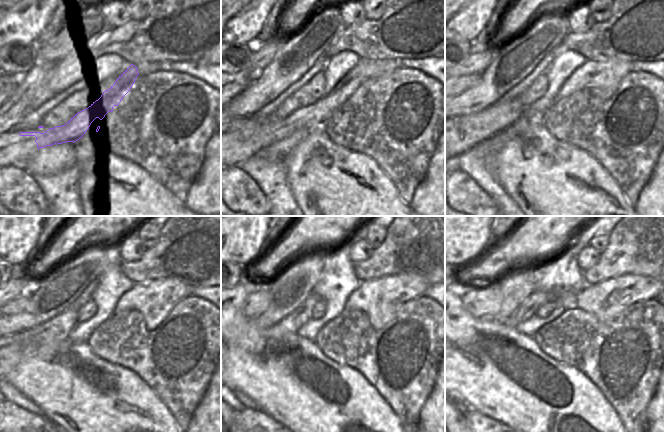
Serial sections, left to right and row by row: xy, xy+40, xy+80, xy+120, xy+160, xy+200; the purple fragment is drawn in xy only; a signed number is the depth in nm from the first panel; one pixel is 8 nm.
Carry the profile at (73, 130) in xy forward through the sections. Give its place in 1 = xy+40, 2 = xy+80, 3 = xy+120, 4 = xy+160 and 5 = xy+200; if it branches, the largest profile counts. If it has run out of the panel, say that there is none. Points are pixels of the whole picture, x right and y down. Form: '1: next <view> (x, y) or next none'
1: next xy+40 (365, 71)
2: next xy+80 (600, 75)
3: next xy+120 (151, 298)
4: next xy+160 (374, 297)
5: next xy+200 (600, 299)

